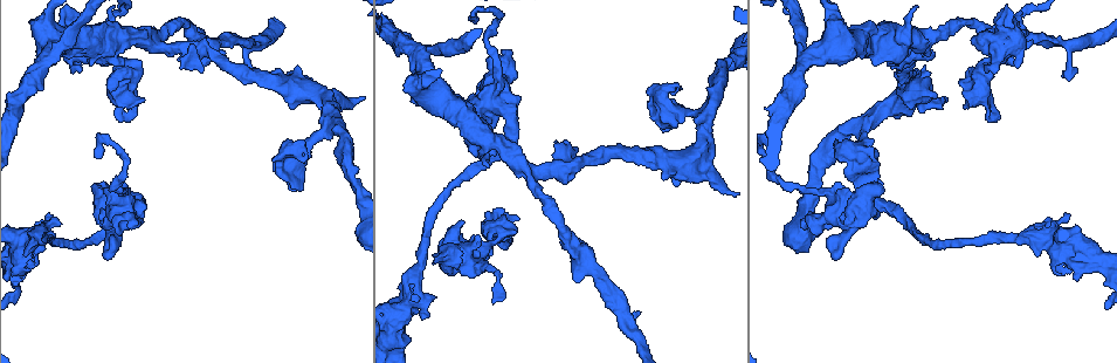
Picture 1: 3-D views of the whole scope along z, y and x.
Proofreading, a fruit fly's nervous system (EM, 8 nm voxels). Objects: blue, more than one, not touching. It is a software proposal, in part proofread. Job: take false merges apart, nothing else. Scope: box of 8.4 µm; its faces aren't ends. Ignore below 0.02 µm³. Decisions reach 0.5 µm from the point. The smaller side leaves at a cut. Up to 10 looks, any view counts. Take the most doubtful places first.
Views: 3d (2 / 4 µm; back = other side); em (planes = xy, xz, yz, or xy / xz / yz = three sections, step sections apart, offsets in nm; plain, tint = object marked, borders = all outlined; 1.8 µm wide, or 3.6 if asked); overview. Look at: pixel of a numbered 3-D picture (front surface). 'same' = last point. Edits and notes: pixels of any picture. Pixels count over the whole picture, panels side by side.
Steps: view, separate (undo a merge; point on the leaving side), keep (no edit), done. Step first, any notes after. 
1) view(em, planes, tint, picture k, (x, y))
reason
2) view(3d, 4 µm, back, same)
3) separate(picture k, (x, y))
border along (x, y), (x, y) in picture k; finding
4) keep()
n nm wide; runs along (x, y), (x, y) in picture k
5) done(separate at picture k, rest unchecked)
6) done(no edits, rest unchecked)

view(em, planes, tint, picture 1, (408, 293))
thick turns thin

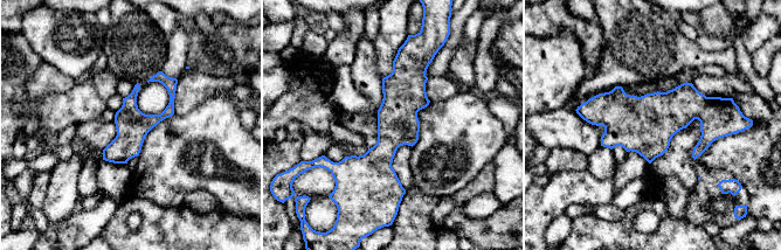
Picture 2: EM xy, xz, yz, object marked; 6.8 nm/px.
keep()
220 nm wide; runs along (406, 55), (385, 148), (387, 194) in picture 2; all the same cell

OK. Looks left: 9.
view(em, xy, step 4, tint, picture 1, (488, 246))
three arms meet

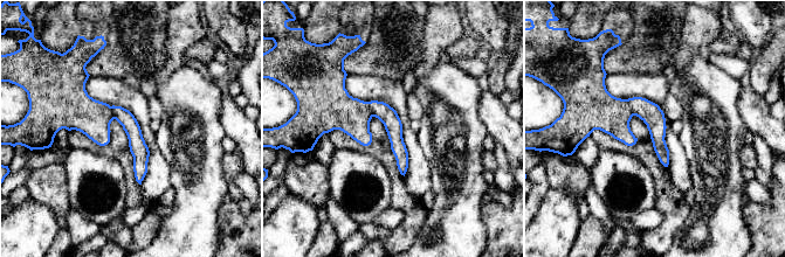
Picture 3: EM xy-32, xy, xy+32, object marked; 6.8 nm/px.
view(em, planes, tint, same)
another direction

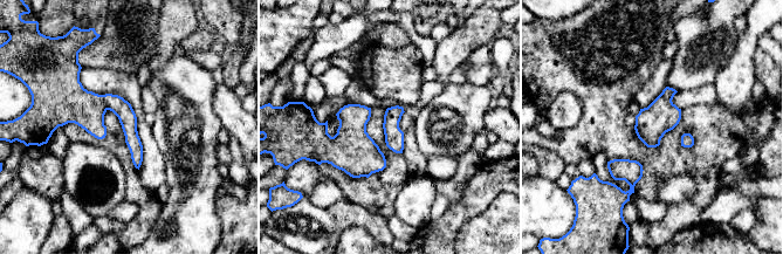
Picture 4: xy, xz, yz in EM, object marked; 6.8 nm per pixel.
keep()
120 nm wide; runs along (57, 118), (114, 105), (137, 164) in picture 4; one cell here

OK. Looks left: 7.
view(em, 3.6 µm, planes, tint, picture 1, (822, 53))
looks like a crossing

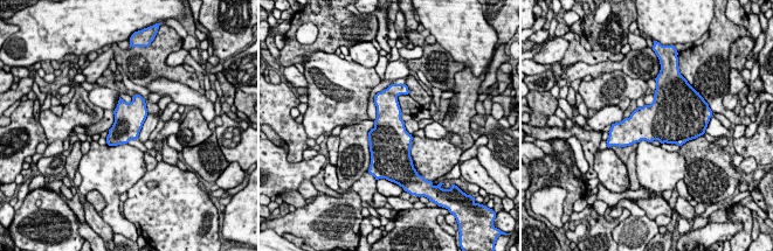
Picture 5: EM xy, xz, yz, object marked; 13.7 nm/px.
keep()
continuous, no second cell

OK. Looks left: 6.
view(em, xy, step 4, tint, picture 1, (486, 104))
calibre changes

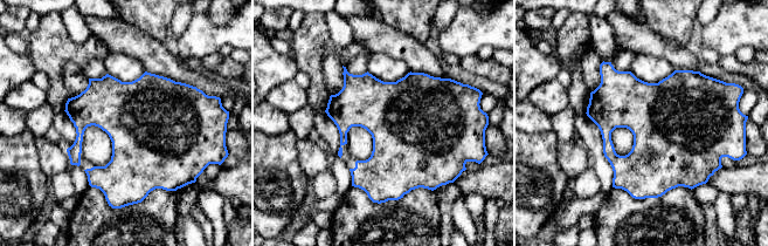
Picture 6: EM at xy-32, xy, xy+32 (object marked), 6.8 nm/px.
keep()
continuous, no second cell

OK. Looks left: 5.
done(no edits, rest unchecked)

